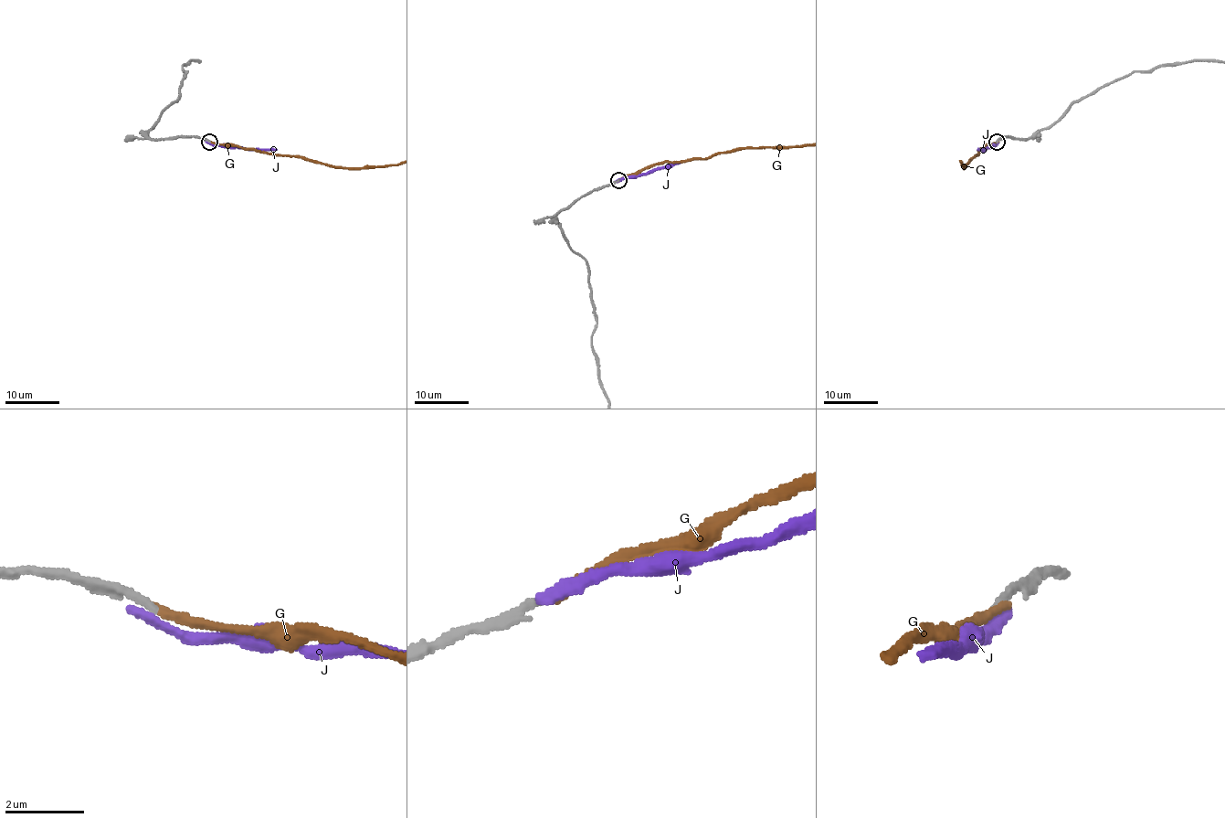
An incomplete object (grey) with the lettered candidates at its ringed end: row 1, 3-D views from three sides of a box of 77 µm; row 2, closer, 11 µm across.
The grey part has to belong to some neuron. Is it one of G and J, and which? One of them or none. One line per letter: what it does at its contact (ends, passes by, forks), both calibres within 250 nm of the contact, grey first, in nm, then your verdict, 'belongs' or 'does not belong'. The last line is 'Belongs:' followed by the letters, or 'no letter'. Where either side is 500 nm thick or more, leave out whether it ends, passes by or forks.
G: it ends there; 200 nm thick on the grey side, 200 nm on the other; belongs
J: it ends there; 200 nm thick on the grey side, 300 nm on the other; does not belong
Belongs: G

